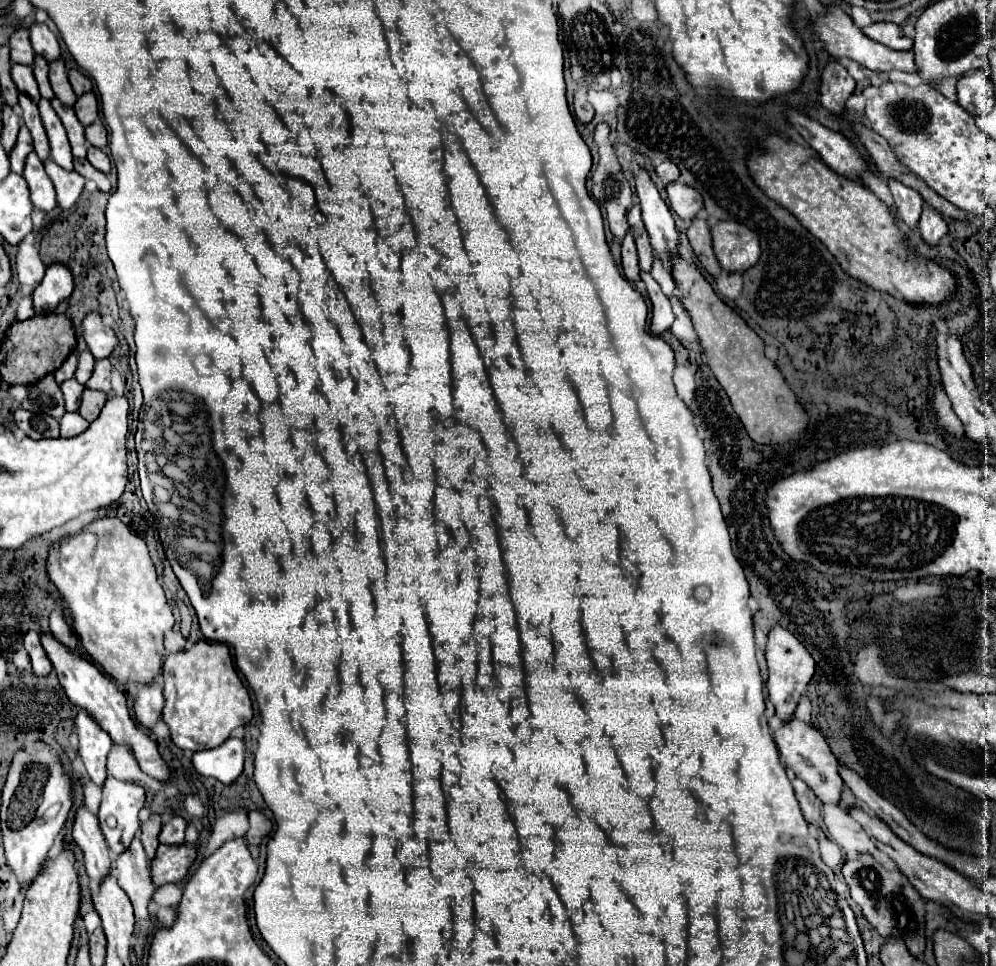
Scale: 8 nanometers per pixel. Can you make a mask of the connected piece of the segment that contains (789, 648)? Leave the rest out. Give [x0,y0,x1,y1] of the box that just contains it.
[765,626,815,722]

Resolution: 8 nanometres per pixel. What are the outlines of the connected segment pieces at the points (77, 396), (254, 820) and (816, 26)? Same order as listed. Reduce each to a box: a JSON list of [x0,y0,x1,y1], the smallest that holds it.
[[61,378,85,412],[245,810,271,844],[811,6,919,72]]

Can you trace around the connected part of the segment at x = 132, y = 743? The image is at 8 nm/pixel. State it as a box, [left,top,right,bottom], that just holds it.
[41,636,171,782]

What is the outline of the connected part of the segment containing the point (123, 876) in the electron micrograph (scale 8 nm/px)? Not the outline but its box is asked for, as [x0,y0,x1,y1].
[115,836,155,920]

